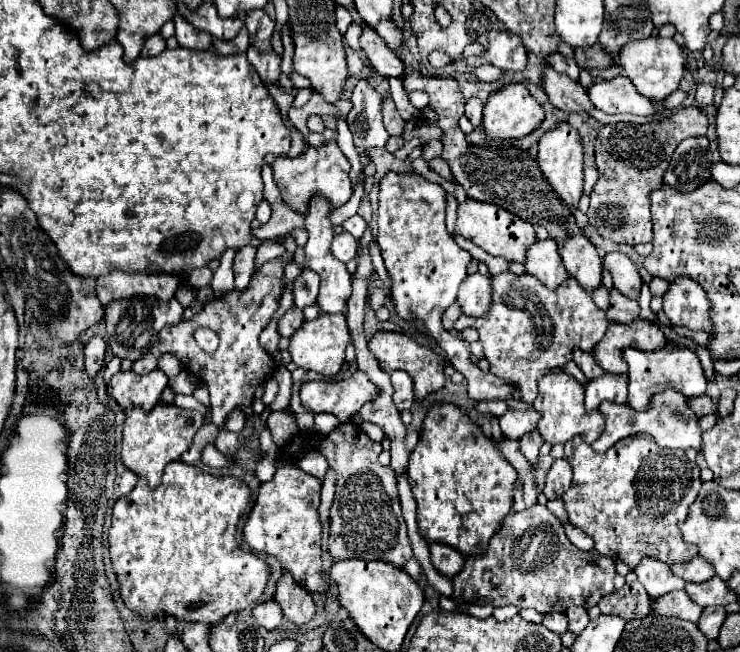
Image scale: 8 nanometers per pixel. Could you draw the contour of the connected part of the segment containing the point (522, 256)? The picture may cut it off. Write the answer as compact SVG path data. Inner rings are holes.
M466 199L464 203L458 205L458 219L456 219L456 233L460 233L464 239L472 241L474 245L482 247L490 255L500 255L508 261L526 261L526 251L532 243L536 243L536 231L534 225L528 221L522 221L518 215L492 205L492 203L482 203L476 199Z

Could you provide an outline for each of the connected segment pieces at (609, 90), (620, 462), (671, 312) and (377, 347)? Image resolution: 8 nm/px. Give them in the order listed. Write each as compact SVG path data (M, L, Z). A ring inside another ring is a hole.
M618 75L610 81L598 81L590 89L590 101L596 109L616 115L616 113L632 113L632 115L652 115L656 113L652 101L638 95L630 79Z
M646 433L626 437L606 453L594 453L580 437L572 441L574 453L570 465L574 479L562 499L570 523L594 539L598 553L614 561L624 561L630 569L636 569L634 565L644 557L674 565L698 555L698 549L686 543L678 531L678 523L686 519L688 507L702 485L700 467L688 461L684 451L662 449Z
M678 277L664 293L664 315L676 327L710 331L710 303L700 285L690 277Z
M380 331L380 333L376 333L370 339L368 347L374 353L374 357L378 359L382 371L392 373L392 371L400 369L400 371L406 371L412 377L412 381L414 381L414 395L416 395L418 401L422 401L428 393L442 389L444 383L446 383L446 377L444 377L444 365L446 365L446 361L444 361L444 357L440 357L434 351L430 351L428 347L418 345L414 339L410 339L410 337L402 335L402 333Z

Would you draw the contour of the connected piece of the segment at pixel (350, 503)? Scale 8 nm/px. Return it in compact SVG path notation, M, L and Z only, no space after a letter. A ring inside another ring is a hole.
M340 423L324 439L316 439L316 433L294 435L278 451L278 461L298 463L298 459L308 451L320 451L330 469L336 473L336 493L330 507L330 555L340 559L362 559L362 561L386 561L396 567L404 567L412 557L412 547L406 535L406 523L400 511L396 473L390 467L378 463L382 451L380 443L374 443L358 425Z

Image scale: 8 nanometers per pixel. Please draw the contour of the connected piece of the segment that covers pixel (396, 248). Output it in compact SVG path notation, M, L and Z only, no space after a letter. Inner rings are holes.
M386 173L384 179L380 181L380 199L378 199L378 245L382 251L382 259L386 265L386 271L392 281L390 289L390 301L398 313L400 319L410 321L418 331L434 337L438 345L446 351L450 365L460 371L466 381L468 381L468 395L476 401L486 401L486 399L506 399L512 395L512 385L506 385L502 379L494 377L492 373L482 373L478 365L470 359L470 345L466 341L456 339L442 327L442 315L444 311L456 301L456 293L460 283L466 277L466 267L472 261L470 253L460 249L450 233L446 231L446 191L438 183L426 181L418 173Z

